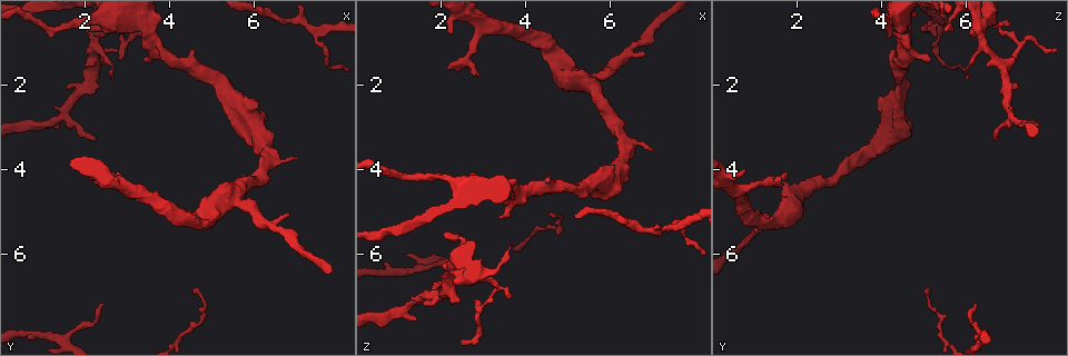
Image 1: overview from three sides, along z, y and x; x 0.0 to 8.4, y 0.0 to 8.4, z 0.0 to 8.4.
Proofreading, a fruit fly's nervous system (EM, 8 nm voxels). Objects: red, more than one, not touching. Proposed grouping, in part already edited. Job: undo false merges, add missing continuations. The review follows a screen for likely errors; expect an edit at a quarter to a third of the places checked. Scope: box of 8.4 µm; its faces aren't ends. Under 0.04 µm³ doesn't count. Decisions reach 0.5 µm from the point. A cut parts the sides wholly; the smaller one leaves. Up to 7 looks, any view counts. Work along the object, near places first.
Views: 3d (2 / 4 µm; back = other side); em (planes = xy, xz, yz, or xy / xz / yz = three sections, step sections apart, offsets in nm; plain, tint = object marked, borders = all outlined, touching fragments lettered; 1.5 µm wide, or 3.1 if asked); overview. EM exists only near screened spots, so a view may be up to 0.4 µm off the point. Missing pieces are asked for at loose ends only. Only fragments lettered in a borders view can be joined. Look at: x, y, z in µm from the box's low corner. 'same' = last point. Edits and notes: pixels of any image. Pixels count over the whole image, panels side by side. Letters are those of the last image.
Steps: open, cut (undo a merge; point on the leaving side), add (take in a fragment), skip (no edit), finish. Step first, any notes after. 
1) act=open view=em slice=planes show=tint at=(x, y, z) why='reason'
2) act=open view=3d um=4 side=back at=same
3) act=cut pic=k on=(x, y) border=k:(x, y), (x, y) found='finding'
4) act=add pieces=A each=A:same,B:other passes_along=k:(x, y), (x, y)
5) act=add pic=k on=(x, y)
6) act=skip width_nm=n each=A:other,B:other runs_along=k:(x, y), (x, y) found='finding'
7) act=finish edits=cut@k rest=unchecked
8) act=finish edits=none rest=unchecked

act=open view=em slice=planes show=borders at=(6.85, 5.10, 1.25)

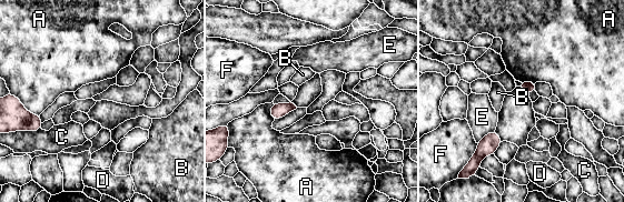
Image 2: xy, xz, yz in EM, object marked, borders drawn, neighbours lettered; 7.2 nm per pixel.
act=skip each=A:other,B:other,C:other,D:other,E:other,F:other border=2:(273, 102), (270, 117), (274, 120) found='no lettered fragment goes on from it'

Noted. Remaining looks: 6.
act=open view=em slice=planes show=plain at=(2.25, 3.30, 6.65) why='an open end'

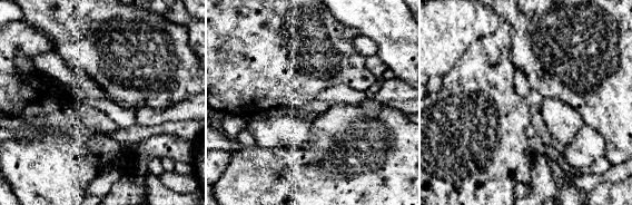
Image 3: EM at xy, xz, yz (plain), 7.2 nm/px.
act=open view=em slice=planes show=tint at=same why='where the object lies'

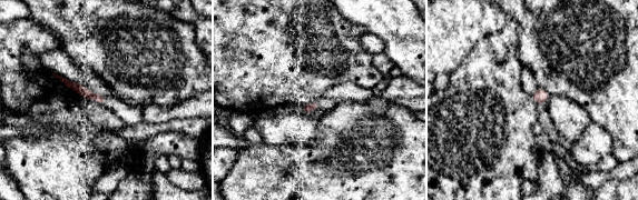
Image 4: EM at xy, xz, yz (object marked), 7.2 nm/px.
act=open view=em slice=planes show=borders at=same

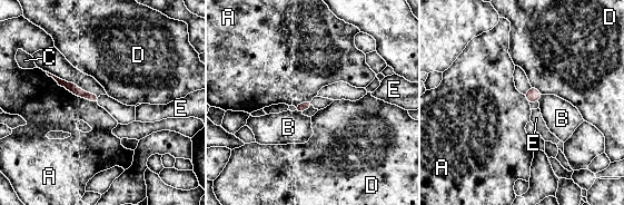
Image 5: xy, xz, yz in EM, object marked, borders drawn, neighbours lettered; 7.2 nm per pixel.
act=skip each=A:other,B:other,C:other,D:other,E:other border=5:(45, 71), (76, 96), (97, 104) found='none of them fits'

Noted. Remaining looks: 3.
act=open view=em slice=planes show=tint at=(2.30, 0.70, 6.30)

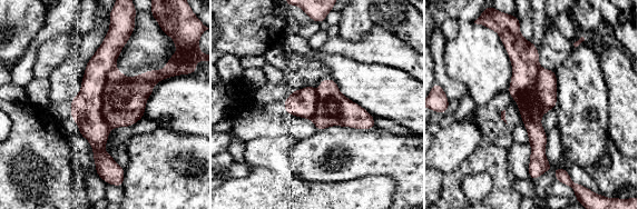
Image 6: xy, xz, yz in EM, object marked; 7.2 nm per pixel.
act=open view=em slice=planes show=borders at=same

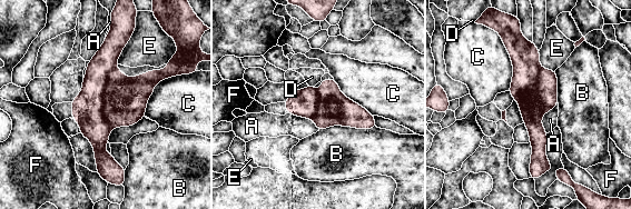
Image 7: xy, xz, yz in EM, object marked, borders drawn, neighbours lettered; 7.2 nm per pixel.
act=cut pic=7 on=(543, 98) each=A:other,B:other,C:other,D:other,E:other,F:other found='two neurons meet here'

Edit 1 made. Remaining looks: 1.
act=finish edits=cut@7 rest=unchecked

